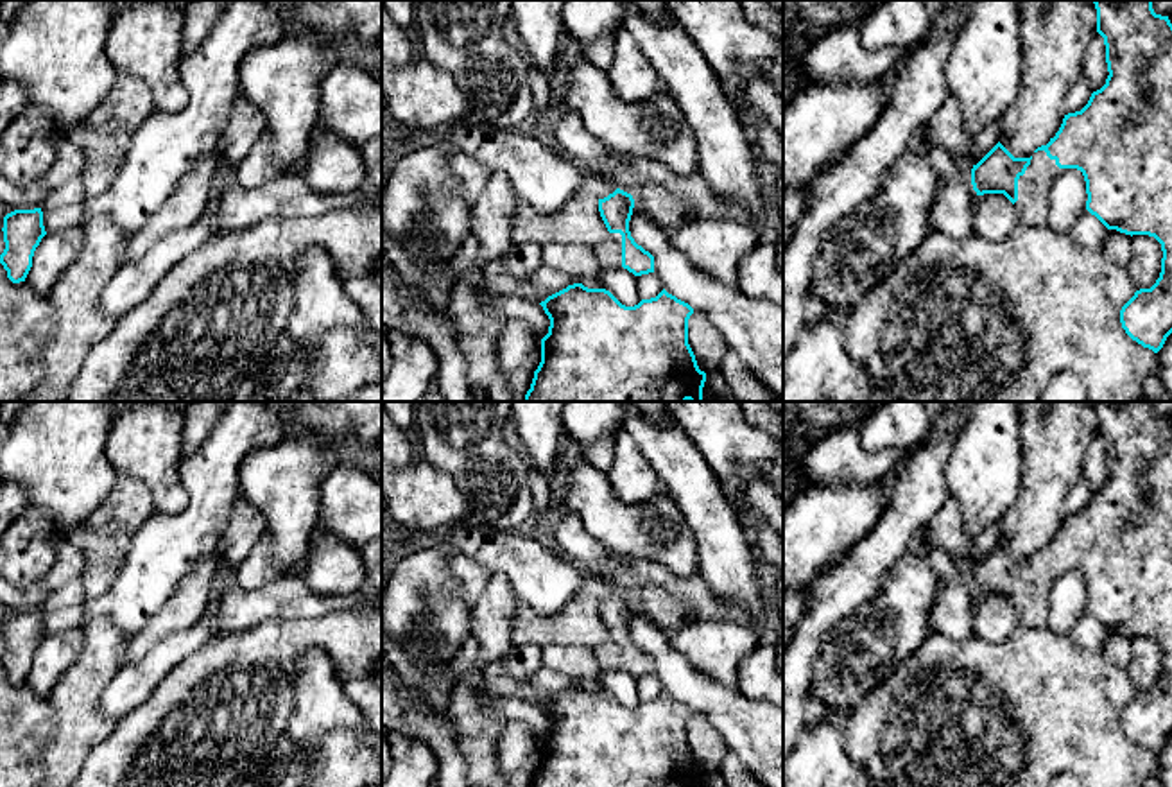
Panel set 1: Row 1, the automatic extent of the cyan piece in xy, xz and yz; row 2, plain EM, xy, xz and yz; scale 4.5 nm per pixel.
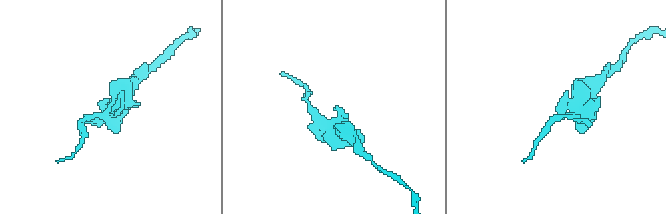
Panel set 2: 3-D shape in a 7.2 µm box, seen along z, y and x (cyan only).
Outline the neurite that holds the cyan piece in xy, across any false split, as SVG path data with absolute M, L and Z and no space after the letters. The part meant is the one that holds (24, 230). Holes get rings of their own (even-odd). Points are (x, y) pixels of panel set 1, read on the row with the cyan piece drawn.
M41 208L7 213L2 231L5 249L0 255L0 264L13 283L25 281L32 267L34 251L47 235Z

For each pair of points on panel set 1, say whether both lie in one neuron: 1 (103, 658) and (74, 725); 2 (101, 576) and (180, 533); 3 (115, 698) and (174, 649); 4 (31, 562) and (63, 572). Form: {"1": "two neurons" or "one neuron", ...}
{"1": "one neuron", "2": "two neurons", "3": "one neuron", "4": "two neurons"}

